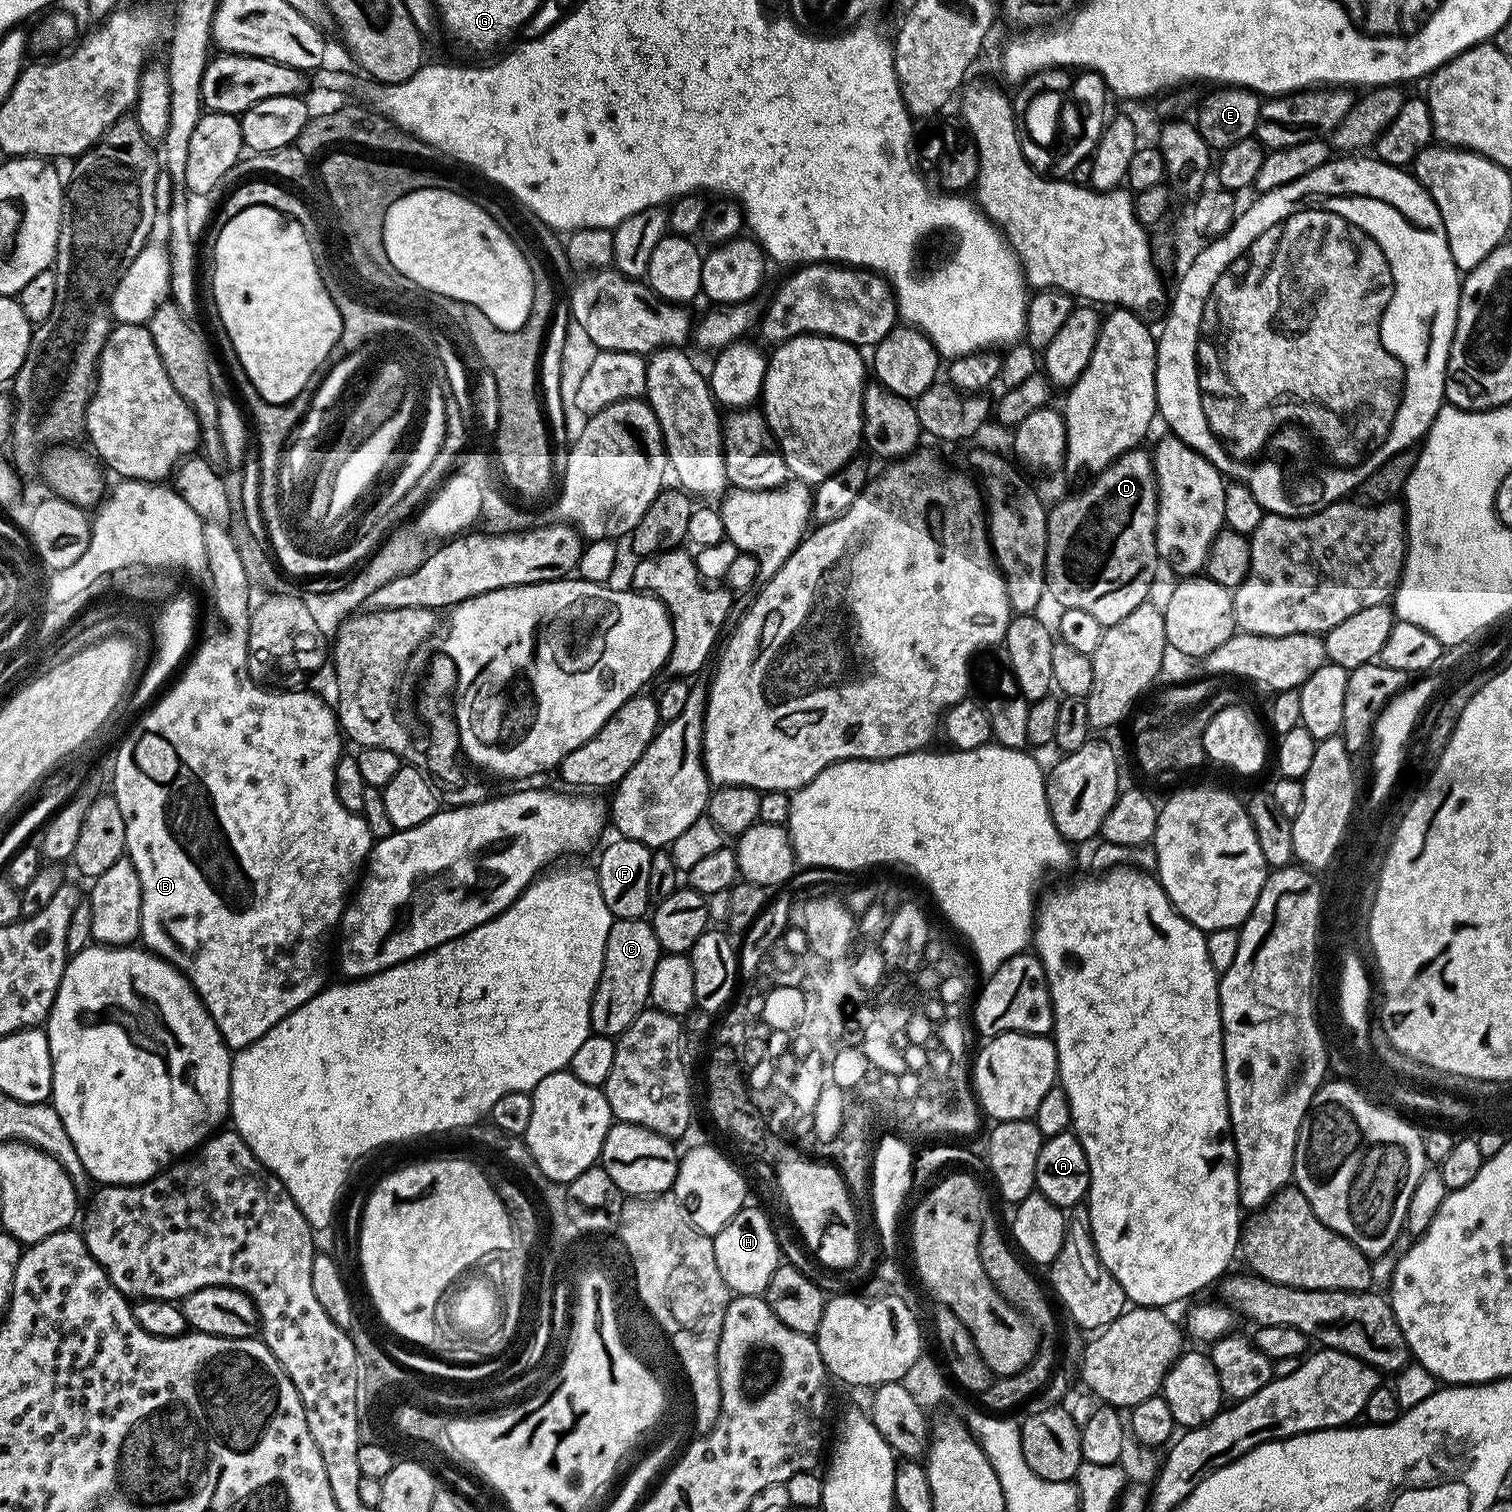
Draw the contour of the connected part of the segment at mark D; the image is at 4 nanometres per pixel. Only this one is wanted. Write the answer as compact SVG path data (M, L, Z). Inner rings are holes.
M1137 446L1106 466L1081 492L1065 498L1061 504L1051 505L1048 513L1048 545L1044 582L1049 597L1060 603L1061 609L1086 610L1102 625L1122 622L1130 610L1138 610L1149 599L1148 591L1156 580L1156 471L1151 451Z

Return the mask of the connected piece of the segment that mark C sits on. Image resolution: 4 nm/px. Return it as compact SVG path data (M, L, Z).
M613 919L610 934L606 934L602 974L590 1002L590 1022L595 1035L621 1036L630 1022L649 1007L650 978L654 978L654 966L658 966L661 955L660 943L647 919Z

